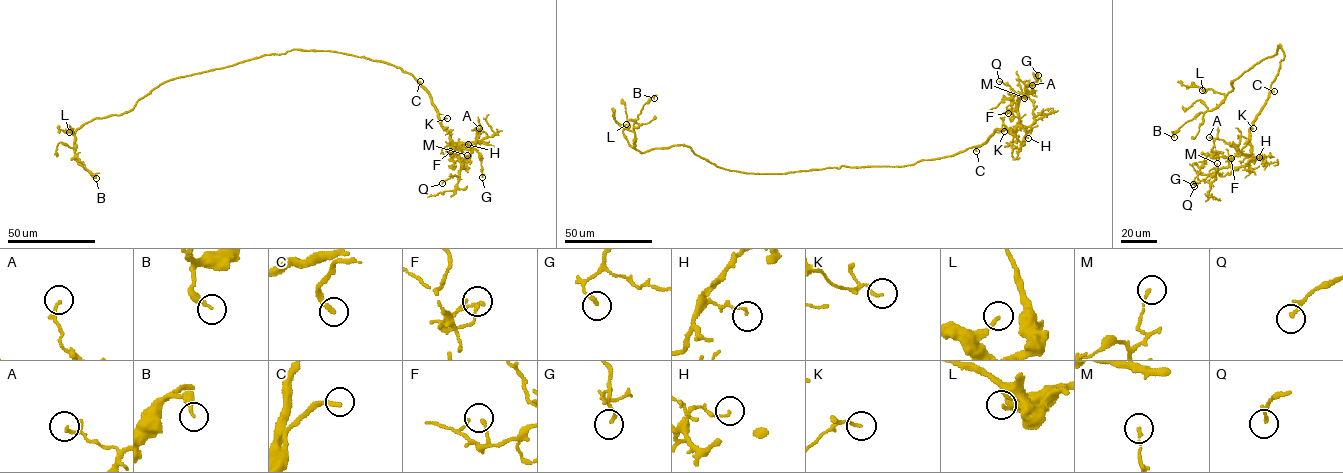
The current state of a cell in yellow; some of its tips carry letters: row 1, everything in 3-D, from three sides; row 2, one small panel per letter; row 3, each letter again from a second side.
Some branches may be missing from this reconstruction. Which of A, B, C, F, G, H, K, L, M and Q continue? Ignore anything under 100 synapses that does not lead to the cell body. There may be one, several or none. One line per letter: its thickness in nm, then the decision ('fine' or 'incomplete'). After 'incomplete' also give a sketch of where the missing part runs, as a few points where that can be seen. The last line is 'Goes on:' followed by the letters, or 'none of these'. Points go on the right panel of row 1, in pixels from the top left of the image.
A: calibre 110 nm; fine
B: calibre 240 nm; fine
C: calibre 220 nm; incomplete; course (1274, 91), (1327, 32), (1335, 30)
F: calibre 140 nm; fine
G: calibre 150 nm; fine
H: calibre 110 nm; fine
K: calibre 120 nm; fine
L: calibre 160 nm; fine
M: calibre 130 nm; fine
Q: calibre 170 nm; fine
Goes on: C

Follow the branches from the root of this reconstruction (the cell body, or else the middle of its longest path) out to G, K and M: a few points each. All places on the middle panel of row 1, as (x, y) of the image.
G: (841, 166), (911, 165), (980, 146), (997, 129), (1014, 133), (1019, 99), (1038, 75)
K: (841, 166), (911, 165), (954, 155), (980, 146), (998, 129), (1004, 131)
M: (841, 166), (911, 165), (980, 146), (997, 129), (1014, 133), (1018, 121), (1017, 101), (1024, 98)

